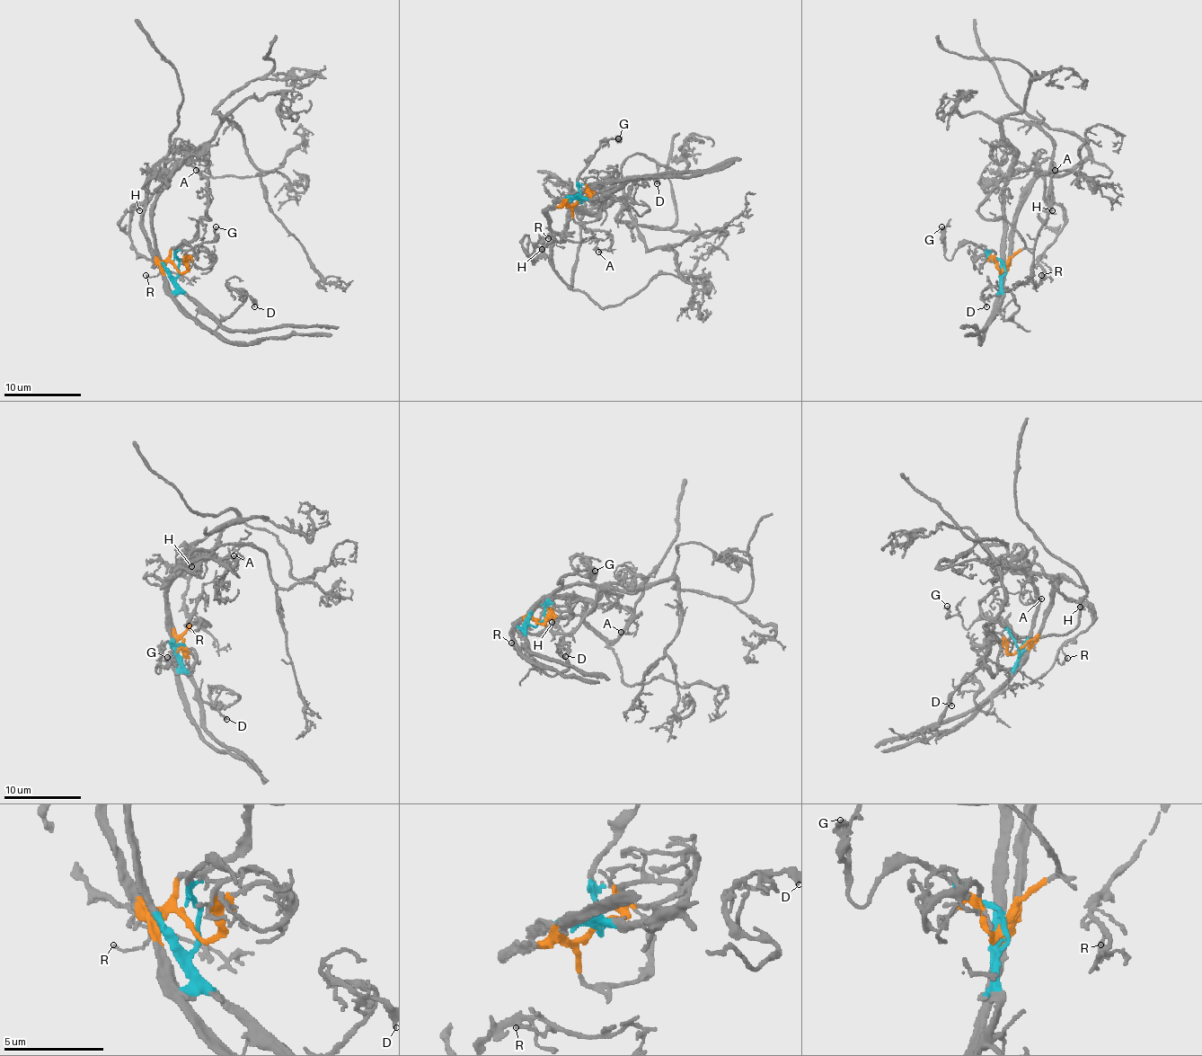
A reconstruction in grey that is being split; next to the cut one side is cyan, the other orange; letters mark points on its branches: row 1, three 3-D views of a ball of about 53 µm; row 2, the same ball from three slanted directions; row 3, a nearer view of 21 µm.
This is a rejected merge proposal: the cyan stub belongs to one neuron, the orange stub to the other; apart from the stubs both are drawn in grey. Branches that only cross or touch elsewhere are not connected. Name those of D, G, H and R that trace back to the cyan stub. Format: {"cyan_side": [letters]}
{"cyan_side": ["D", "G"]}

